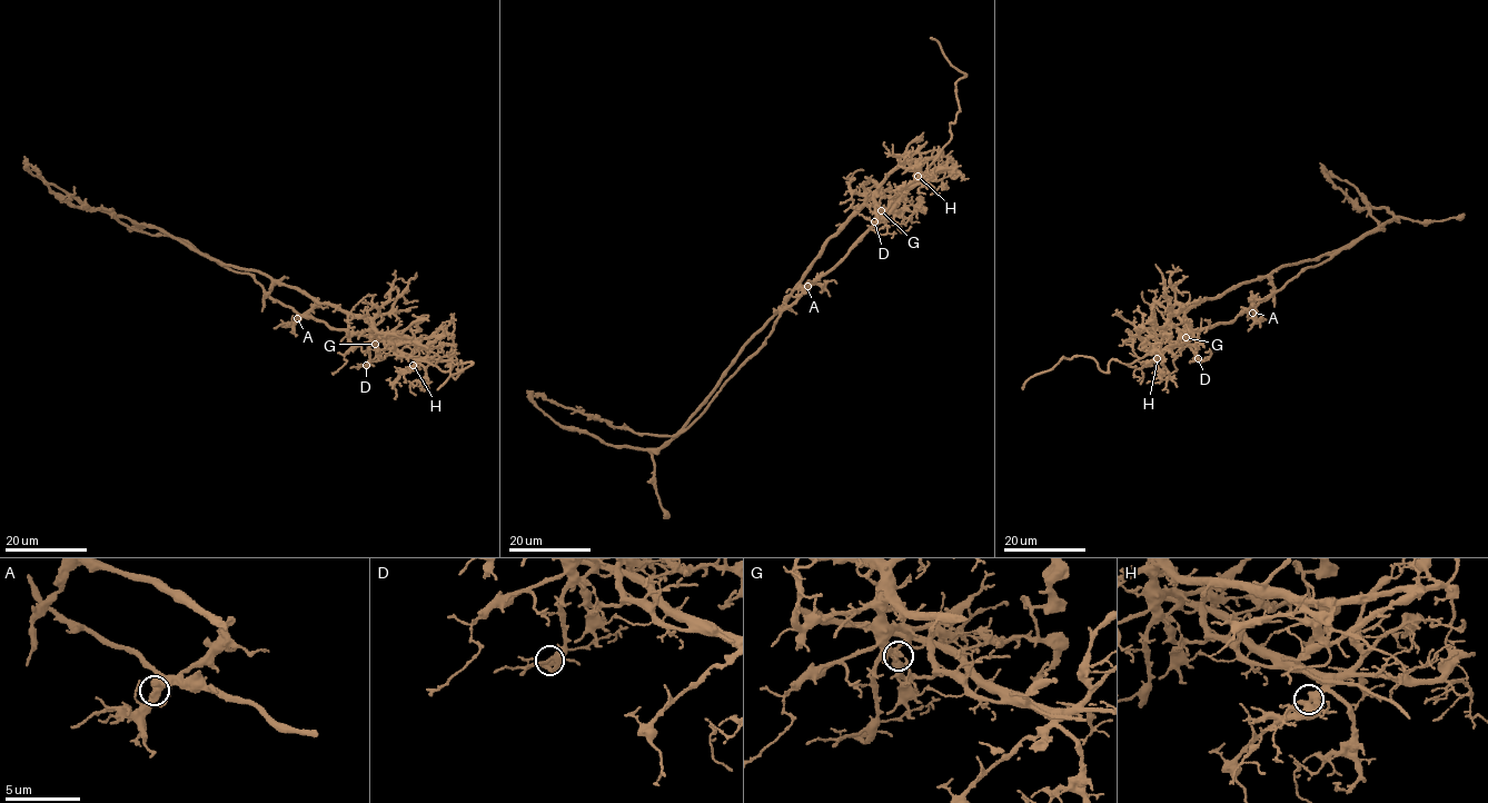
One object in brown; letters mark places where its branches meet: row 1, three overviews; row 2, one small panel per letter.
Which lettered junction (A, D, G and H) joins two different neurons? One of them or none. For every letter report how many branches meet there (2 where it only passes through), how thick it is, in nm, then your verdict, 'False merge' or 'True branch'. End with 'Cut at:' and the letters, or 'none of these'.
A: Branches: 3. Thickness 460 nm. True branch
D: Branches: 3. Thickness 280 nm. True branch
G: Branches: 3. Thickness 150 nm. False merge
H: Branches: 3. Thickness 360 nm. True branch
Cut at: G

